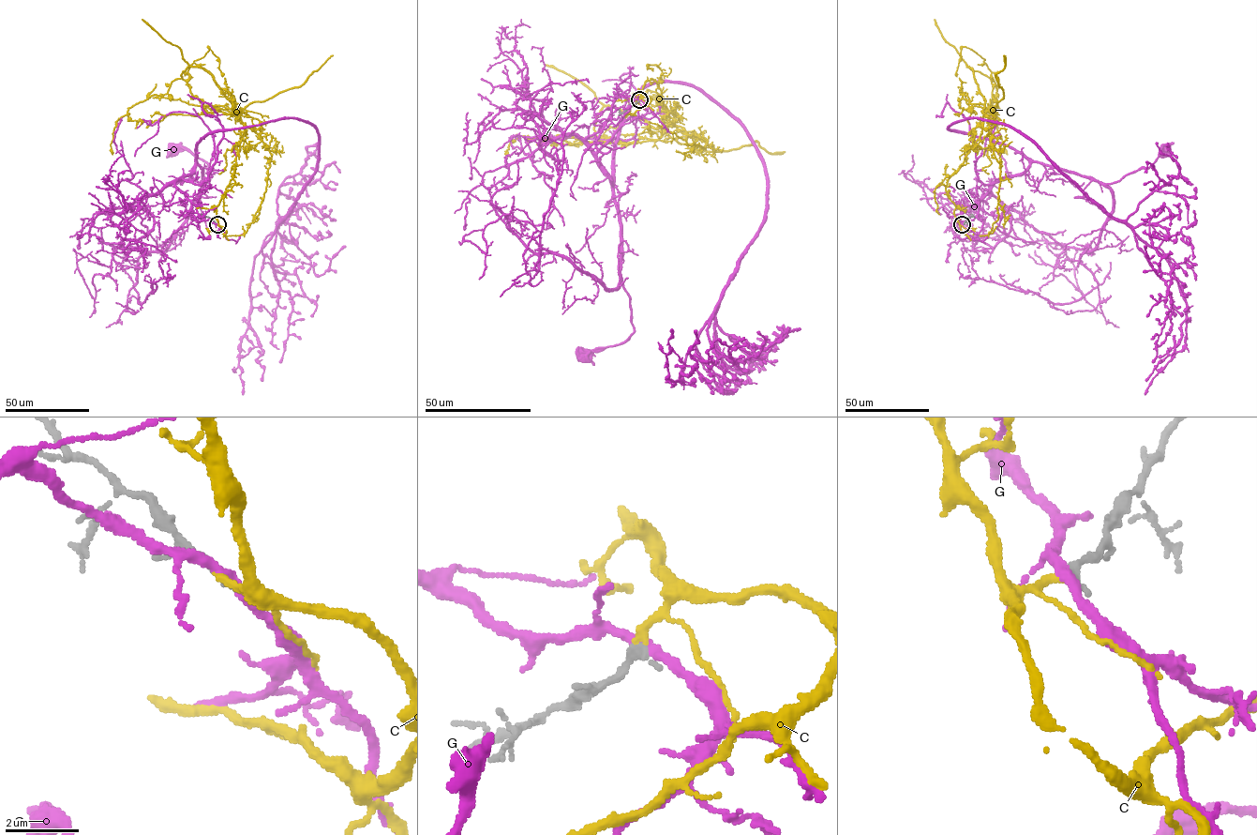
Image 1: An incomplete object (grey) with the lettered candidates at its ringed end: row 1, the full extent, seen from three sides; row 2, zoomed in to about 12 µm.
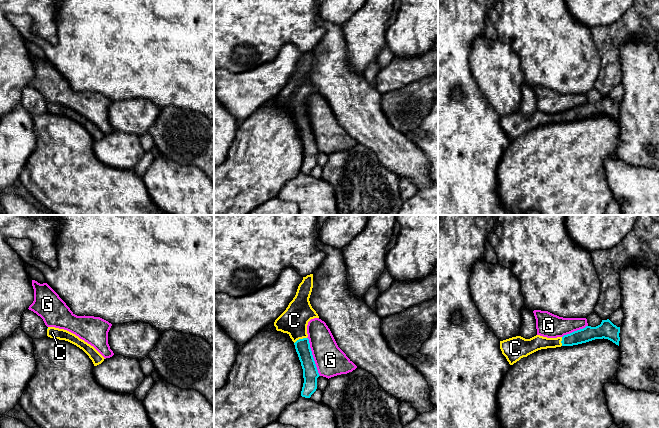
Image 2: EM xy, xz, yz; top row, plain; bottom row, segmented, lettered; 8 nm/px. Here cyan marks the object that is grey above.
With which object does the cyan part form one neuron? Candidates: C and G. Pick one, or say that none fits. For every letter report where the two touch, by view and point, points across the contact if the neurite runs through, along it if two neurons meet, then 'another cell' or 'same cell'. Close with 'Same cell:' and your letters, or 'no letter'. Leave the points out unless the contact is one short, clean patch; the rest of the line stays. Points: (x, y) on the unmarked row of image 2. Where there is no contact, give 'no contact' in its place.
C: meets cyan in xz at (300, 115); same cell
G: meets cyan in xz at (312, 132); another cell
Same cell: C

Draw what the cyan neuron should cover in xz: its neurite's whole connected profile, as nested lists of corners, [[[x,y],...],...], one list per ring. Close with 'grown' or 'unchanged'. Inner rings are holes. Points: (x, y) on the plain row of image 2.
[[[313,50],[303,53],[295,73],[274,98],[276,106],[287,109],[294,118],[303,145],[304,159],[301,172],[305,174],[310,174],[316,167],[317,154],[320,152],[307,114],[308,98],[319,94],[309,77],[312,64]]]; grown

